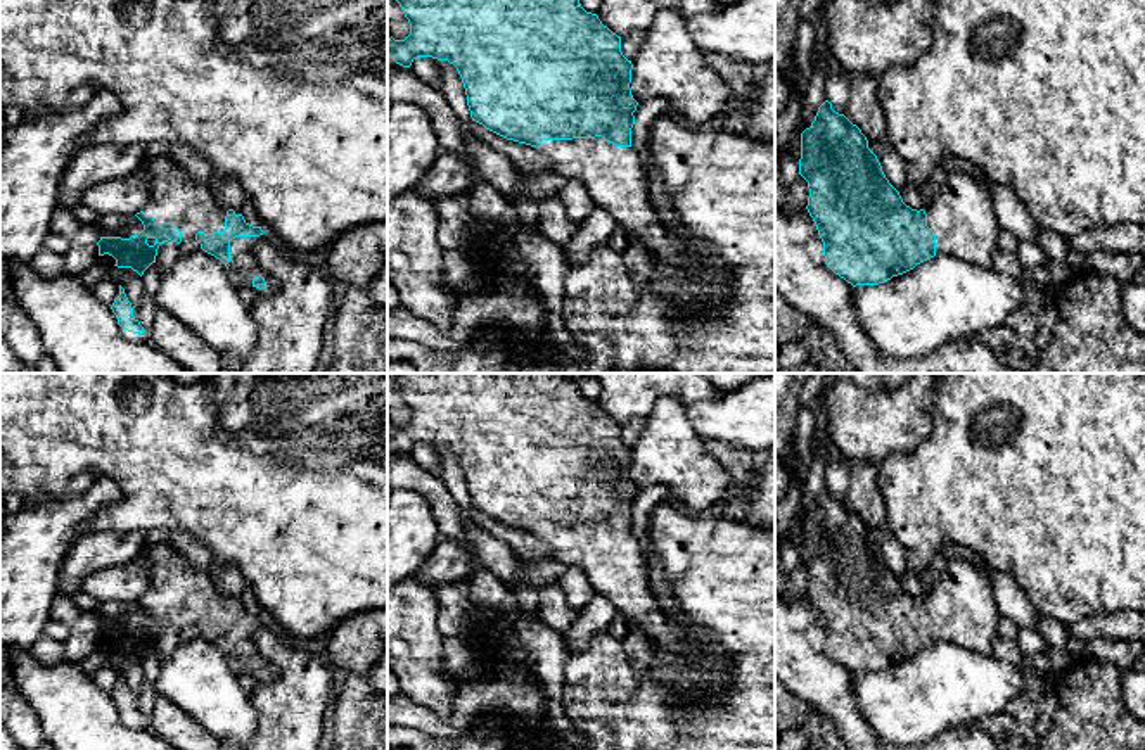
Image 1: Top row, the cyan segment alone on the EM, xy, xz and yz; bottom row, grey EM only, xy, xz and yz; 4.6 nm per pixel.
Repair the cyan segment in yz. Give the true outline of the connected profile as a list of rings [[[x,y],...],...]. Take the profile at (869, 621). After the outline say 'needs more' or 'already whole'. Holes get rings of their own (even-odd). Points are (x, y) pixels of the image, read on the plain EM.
[[[828,487],[818,494],[815,508],[801,520],[799,562],[808,569],[809,584],[806,596],[823,629],[825,650],[853,674],[884,671],[941,641],[995,657],[995,641],[1000,638],[998,624],[1003,615],[995,601],[989,581],[970,562],[955,558],[929,593],[920,598],[912,596],[886,565],[861,517],[844,501],[835,499]]]; needs more

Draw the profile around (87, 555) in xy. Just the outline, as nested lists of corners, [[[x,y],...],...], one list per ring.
[[[100,531],[80,536],[62,563],[59,594],[73,598],[81,591],[81,581],[86,575],[100,569],[126,565],[144,546],[144,532]]]

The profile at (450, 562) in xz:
[[[439,541],[413,577],[436,594],[439,586],[462,582],[469,579],[470,572],[470,553],[457,541]]]

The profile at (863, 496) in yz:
[[[830,441],[827,442],[827,461],[846,465],[849,470],[849,489],[846,505],[856,512],[867,527],[887,525],[884,499],[877,484],[879,465],[848,460]]]

